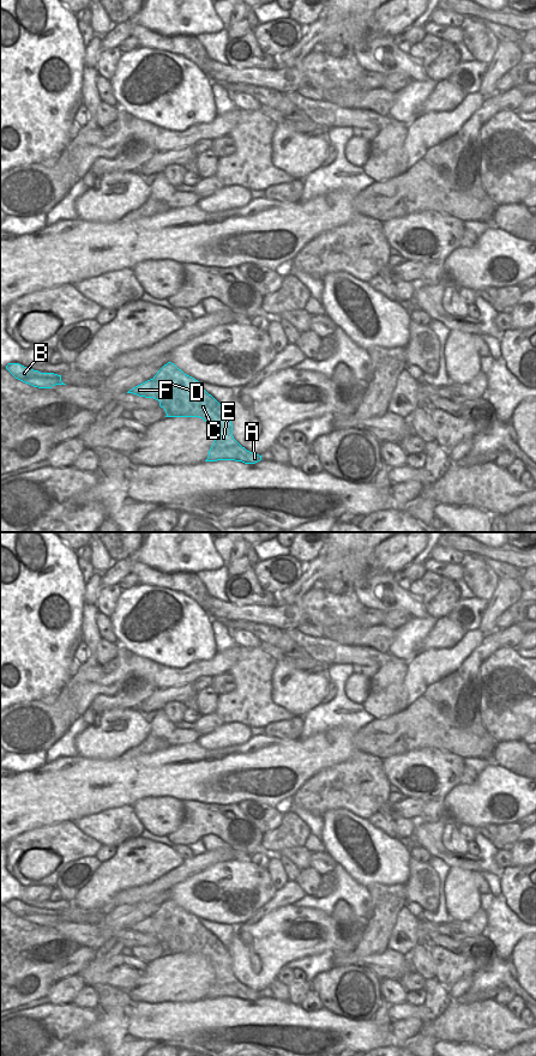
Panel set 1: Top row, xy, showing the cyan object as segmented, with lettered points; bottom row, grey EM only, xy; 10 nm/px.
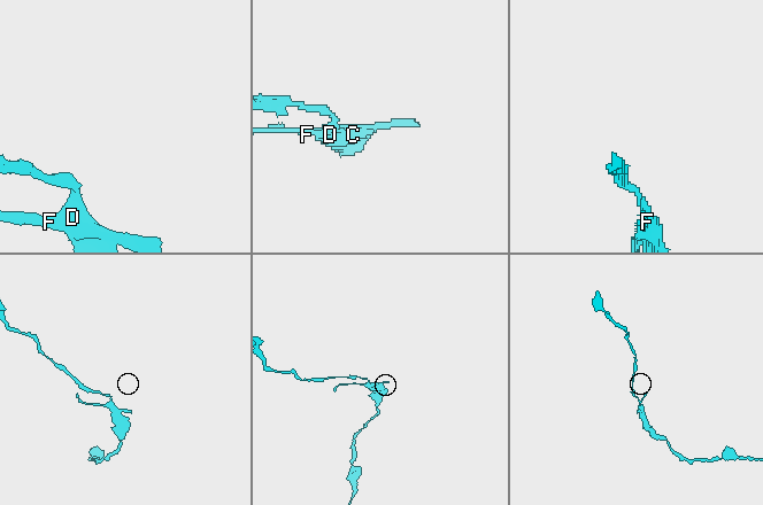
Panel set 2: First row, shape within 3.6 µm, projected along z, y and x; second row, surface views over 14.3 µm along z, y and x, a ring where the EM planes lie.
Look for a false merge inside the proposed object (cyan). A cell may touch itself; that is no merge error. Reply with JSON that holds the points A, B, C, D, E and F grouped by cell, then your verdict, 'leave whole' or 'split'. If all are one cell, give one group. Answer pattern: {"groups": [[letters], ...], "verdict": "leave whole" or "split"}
{"groups": [["A", "C", "D", "E"], ["B", "F"]], "verdict": "split"}

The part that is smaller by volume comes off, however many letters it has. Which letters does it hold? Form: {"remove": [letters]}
{"remove": ["B", "F"]}

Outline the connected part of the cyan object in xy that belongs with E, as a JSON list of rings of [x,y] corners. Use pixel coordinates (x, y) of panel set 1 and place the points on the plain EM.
[[[171,899],[164,901],[153,913],[153,917],[161,924],[159,943],[164,946],[165,954],[199,954],[211,964],[215,978],[205,998],[235,997],[245,1001],[255,1001],[261,997],[261,992],[247,988],[234,976],[233,961],[228,948],[199,922],[198,917],[185,911]]]

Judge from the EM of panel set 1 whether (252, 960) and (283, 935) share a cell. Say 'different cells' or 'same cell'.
same cell

